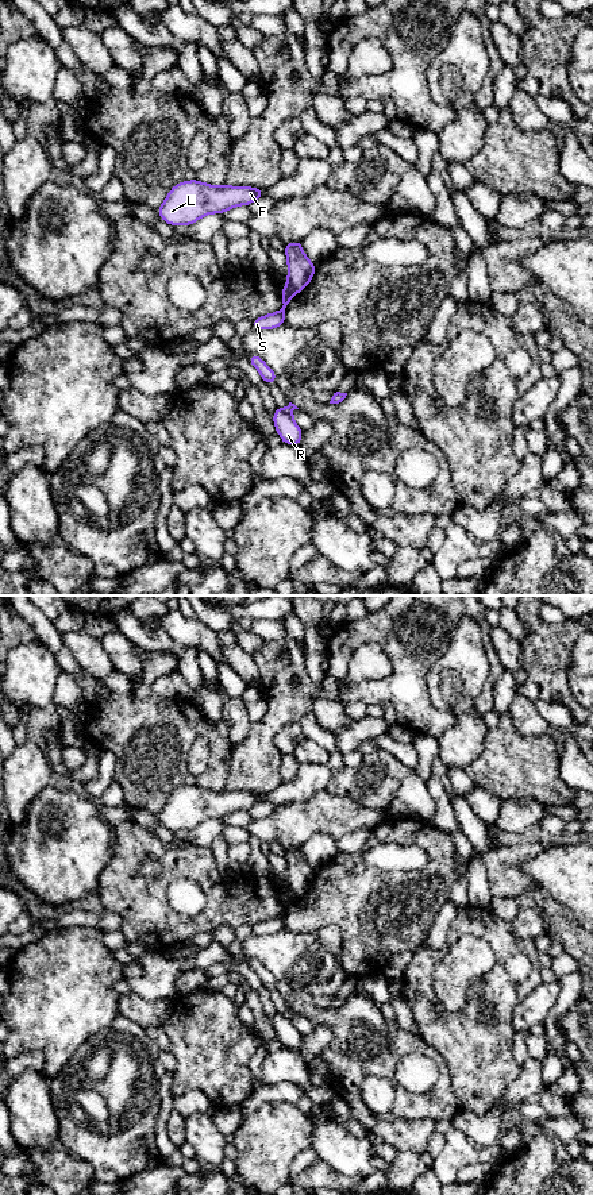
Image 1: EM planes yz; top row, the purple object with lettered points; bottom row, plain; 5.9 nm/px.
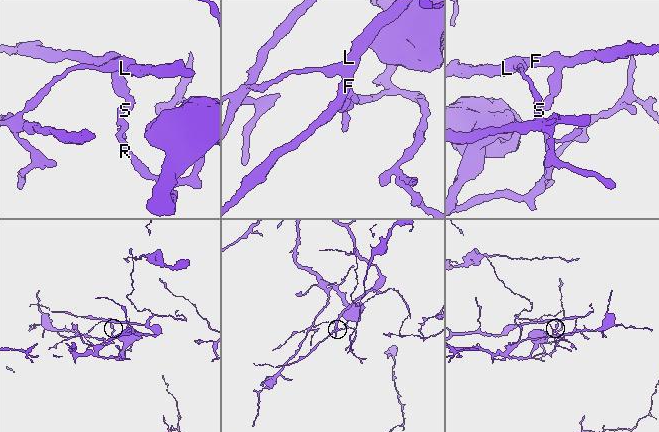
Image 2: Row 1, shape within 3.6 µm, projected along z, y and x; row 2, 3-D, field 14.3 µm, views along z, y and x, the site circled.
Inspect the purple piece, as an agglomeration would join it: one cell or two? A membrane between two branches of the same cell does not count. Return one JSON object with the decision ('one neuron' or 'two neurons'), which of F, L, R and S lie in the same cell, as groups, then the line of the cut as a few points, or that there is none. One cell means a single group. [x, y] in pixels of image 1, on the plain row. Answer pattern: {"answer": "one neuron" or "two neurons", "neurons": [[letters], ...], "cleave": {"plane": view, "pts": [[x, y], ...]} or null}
{"answer": "two neurons", "neurons": [["F", "L"], ["R", "S"]], "cleave": {"plane": "yz", "pts": [[288, 889], [296, 897]]}}

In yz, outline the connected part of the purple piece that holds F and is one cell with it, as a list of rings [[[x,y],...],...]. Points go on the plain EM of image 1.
[[[197,785],[177,789],[157,814],[170,830],[190,830],[209,818],[224,818],[236,810],[250,810],[263,801],[263,794],[247,791],[213,791]]]

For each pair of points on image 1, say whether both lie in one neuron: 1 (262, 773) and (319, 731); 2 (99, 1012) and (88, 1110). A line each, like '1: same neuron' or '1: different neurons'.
1: different neurons
2: different neurons

